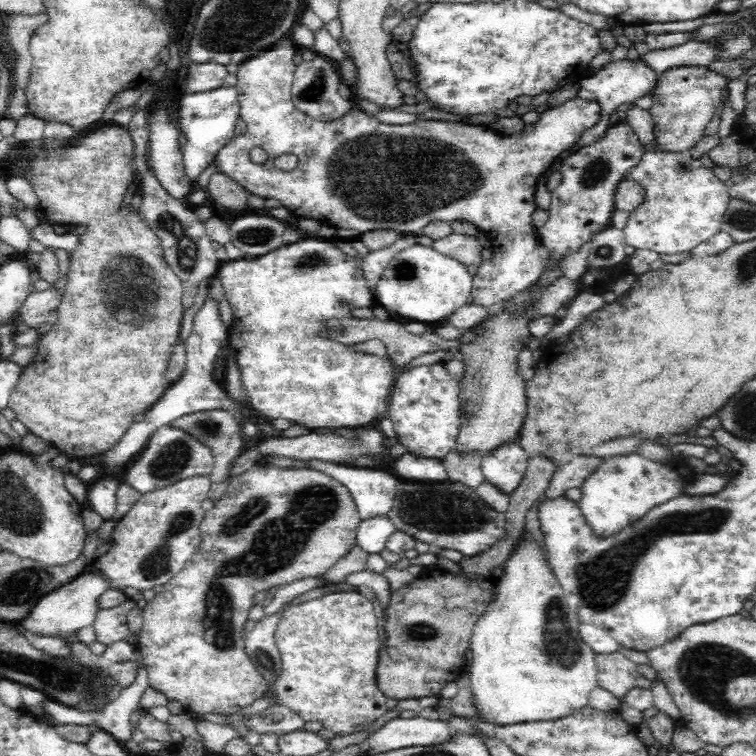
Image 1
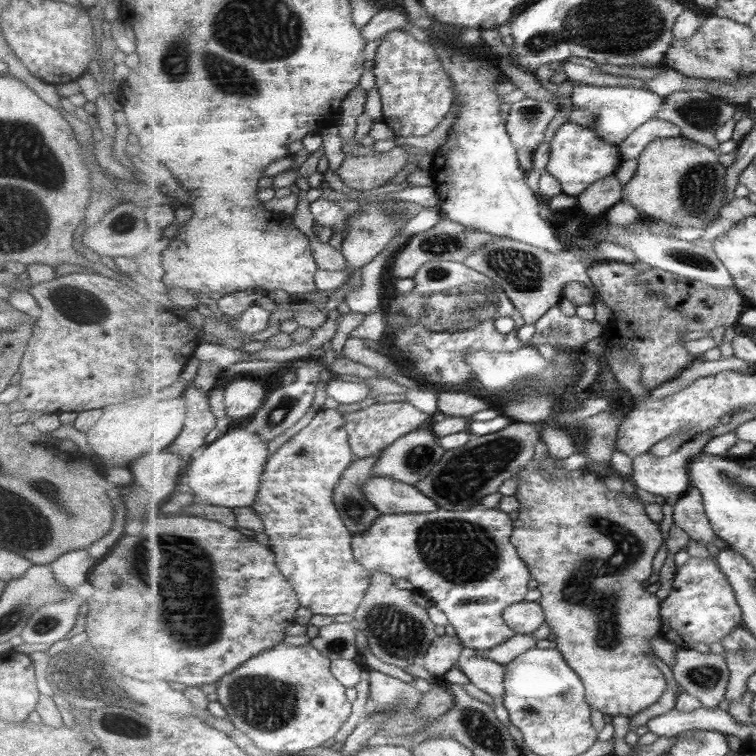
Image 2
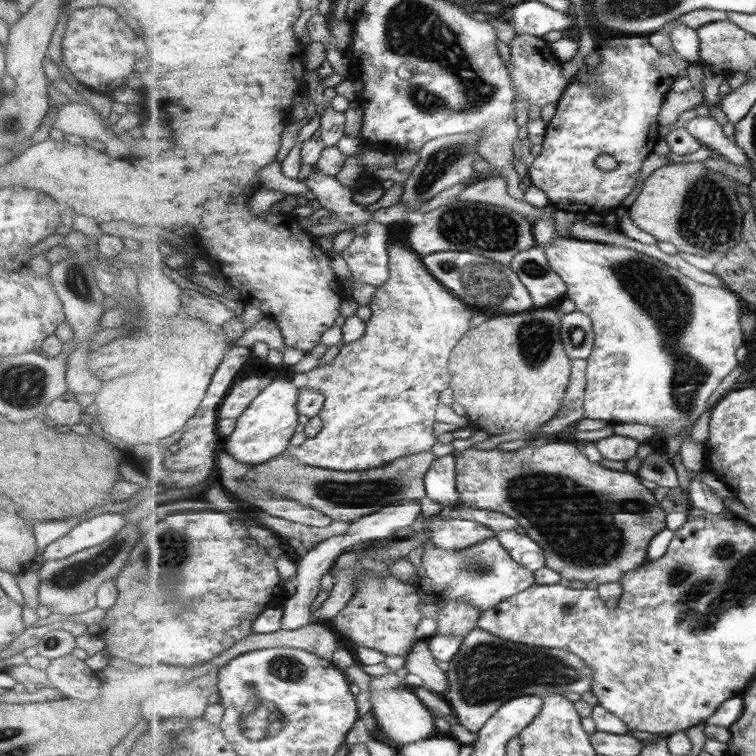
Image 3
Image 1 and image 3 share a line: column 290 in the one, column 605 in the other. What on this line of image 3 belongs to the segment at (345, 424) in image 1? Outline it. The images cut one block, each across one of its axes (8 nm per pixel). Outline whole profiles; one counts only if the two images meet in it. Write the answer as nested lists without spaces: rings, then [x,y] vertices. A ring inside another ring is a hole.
[[[557,237],[546,248],[547,259],[553,270],[561,275],[561,278],[567,283],[568,297],[574,302],[577,309],[583,314],[588,314],[592,318],[594,331],[596,332],[596,343],[594,351],[588,358],[588,385],[586,386],[585,397],[585,418],[593,418],[593,420],[605,420],[613,425],[615,424],[649,424],[658,428],[661,436],[665,441],[671,436],[679,434],[685,426],[692,426],[697,420],[703,420],[707,402],[711,398],[711,394],[723,384],[723,380],[739,366],[739,360],[735,356],[735,352],[743,346],[746,341],[744,330],[742,329],[741,317],[743,314],[742,298],[727,286],[715,287],[697,282],[680,270],[663,264],[659,259],[653,258],[643,252],[631,250],[623,246],[613,246],[600,242],[585,241],[583,239],[575,239],[569,237]]]

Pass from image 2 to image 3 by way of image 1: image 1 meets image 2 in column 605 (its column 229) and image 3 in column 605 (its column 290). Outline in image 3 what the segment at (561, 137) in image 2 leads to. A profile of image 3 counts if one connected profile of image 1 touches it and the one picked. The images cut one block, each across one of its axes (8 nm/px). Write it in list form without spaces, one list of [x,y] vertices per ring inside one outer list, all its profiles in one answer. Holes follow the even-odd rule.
[[[649,37],[615,38],[603,42],[603,46],[596,50],[602,63],[594,67],[600,78],[596,84],[588,80],[573,80],[569,83],[564,97],[556,108],[555,116],[546,126],[544,140],[541,144],[543,152],[533,162],[528,172],[531,184],[544,190],[553,205],[565,212],[607,213],[617,210],[623,213],[623,202],[627,196],[633,194],[635,186],[641,176],[643,164],[653,154],[660,141],[660,125],[657,116],[665,102],[665,94],[671,90],[673,82],[679,78],[679,72],[691,64],[680,56],[665,56],[653,47]],[[601,87],[606,92],[603,98],[596,98],[596,90]],[[601,154],[610,154],[616,159],[617,166],[610,170],[597,168],[597,158]]]

